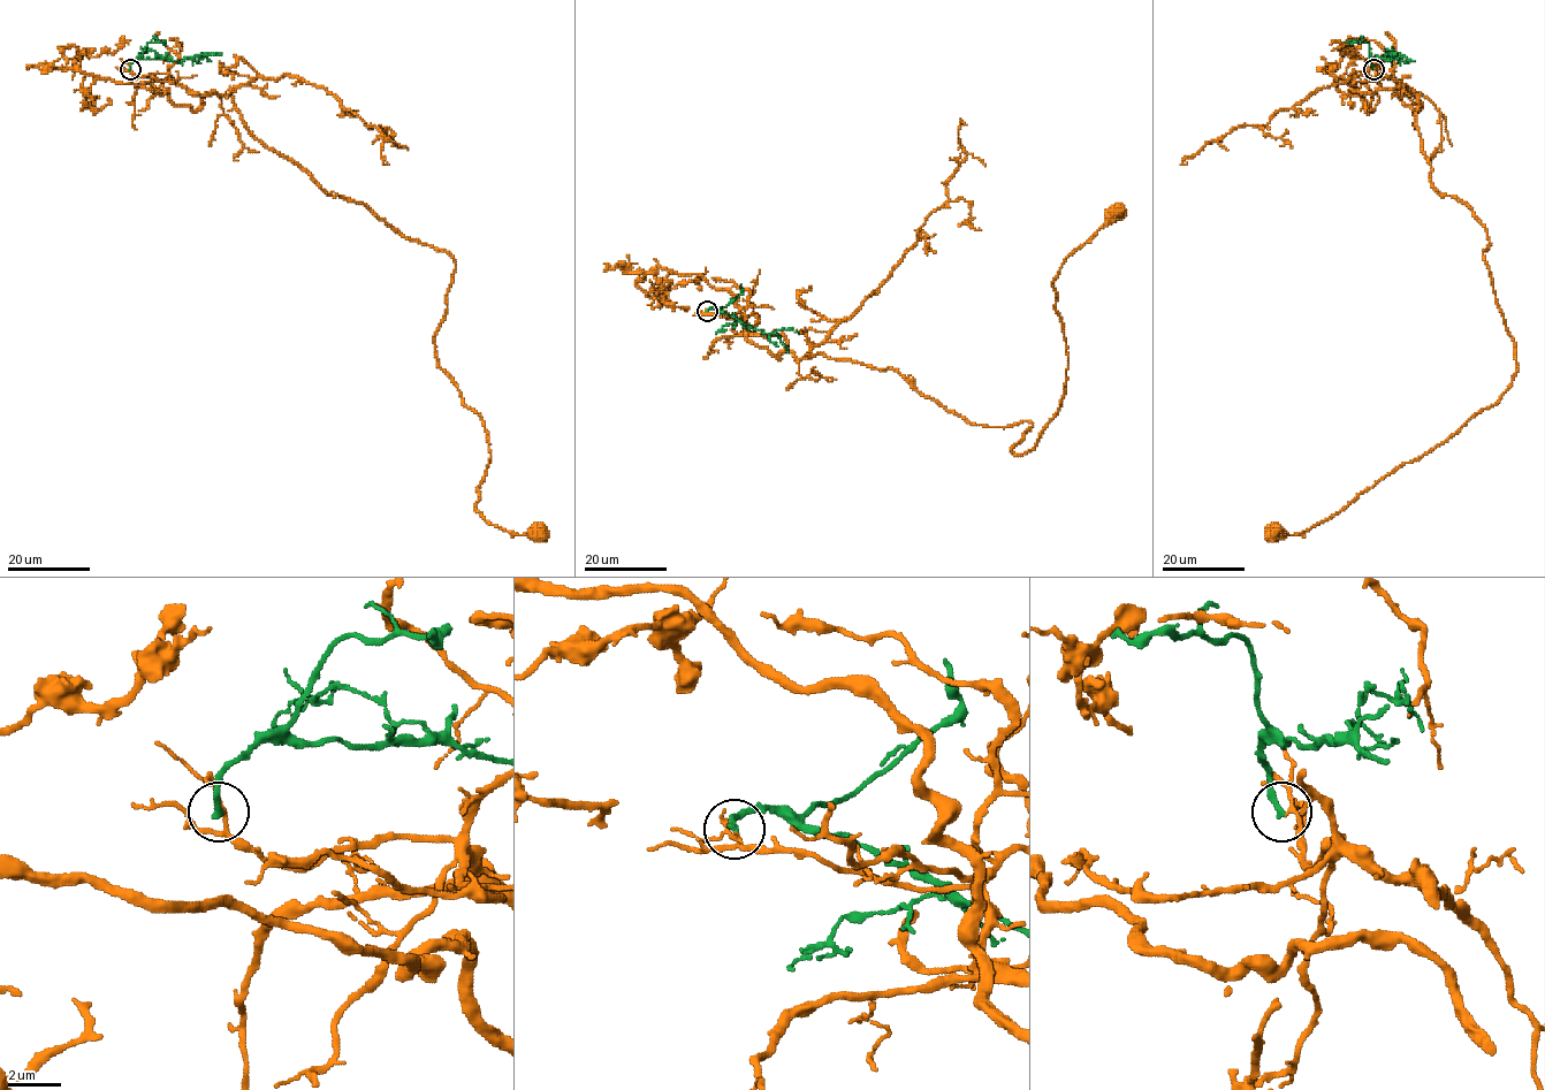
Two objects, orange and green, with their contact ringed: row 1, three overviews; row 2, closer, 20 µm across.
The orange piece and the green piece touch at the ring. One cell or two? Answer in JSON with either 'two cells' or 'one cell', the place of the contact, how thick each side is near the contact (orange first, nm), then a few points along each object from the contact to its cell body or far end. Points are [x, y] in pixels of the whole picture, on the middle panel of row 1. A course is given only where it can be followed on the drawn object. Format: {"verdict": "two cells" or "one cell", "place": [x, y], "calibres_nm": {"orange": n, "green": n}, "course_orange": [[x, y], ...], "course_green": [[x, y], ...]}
{"verdict": "two cells", "place": [707, 311], "calibres_nm": {"orange": 100, "green": 240}, "course_orange": [[707, 311], [798, 358], [895, 368], [969, 422], [1028, 421], [1021, 455], [1064, 394], [1052, 281], [1115, 213]], "course_green": [[707, 311], [714, 310], [741, 320], [766, 334], [782, 329], [799, 332]]}

